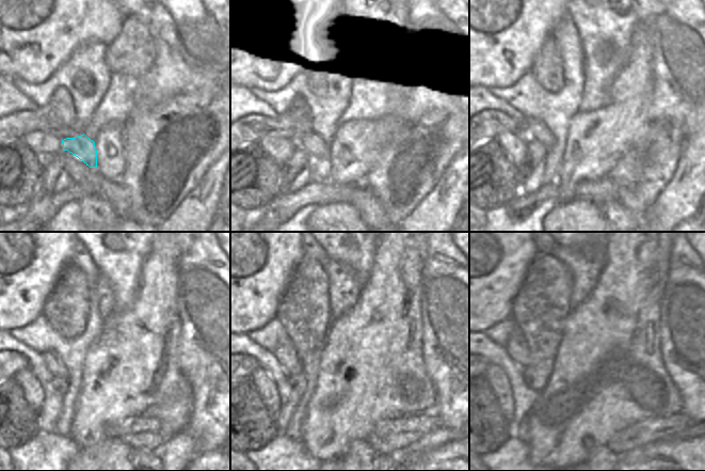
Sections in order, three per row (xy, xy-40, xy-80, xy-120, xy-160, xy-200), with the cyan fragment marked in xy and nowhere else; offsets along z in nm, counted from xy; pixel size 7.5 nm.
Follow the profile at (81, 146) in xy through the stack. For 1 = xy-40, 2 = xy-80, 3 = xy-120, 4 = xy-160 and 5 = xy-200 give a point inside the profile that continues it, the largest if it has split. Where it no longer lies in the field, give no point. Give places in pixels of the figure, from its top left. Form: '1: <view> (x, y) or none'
1: xy-40 (311, 143)
2: xy-80 (537, 130)
3: xy-120 (52, 361)
4: xy-160 (286, 355)
5: xy-200 (517, 348)

